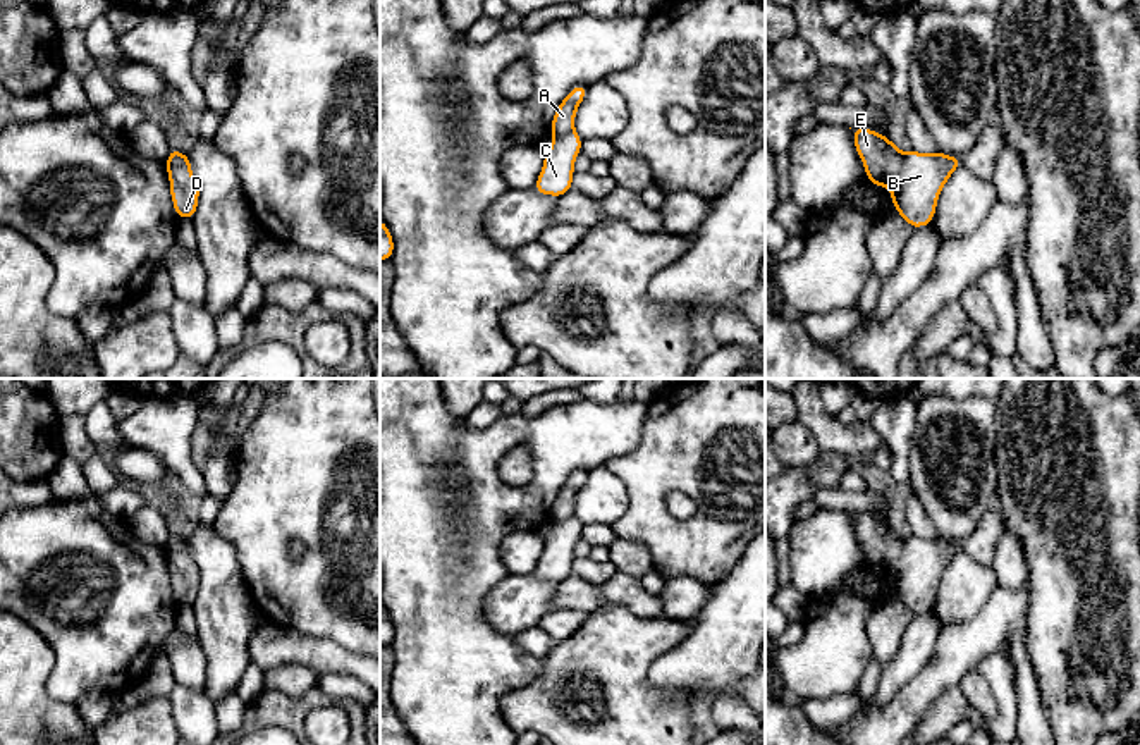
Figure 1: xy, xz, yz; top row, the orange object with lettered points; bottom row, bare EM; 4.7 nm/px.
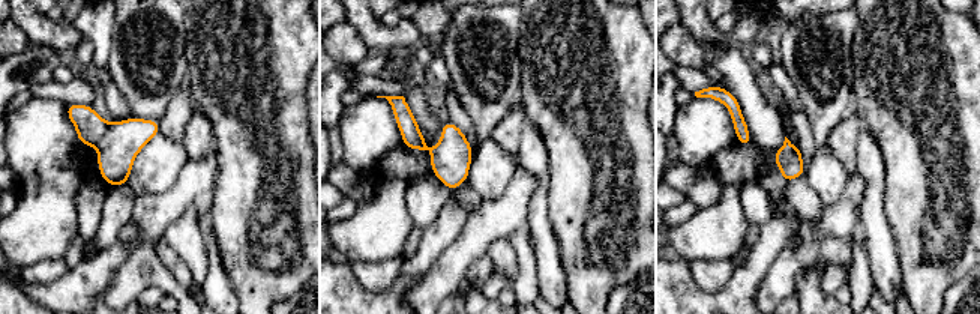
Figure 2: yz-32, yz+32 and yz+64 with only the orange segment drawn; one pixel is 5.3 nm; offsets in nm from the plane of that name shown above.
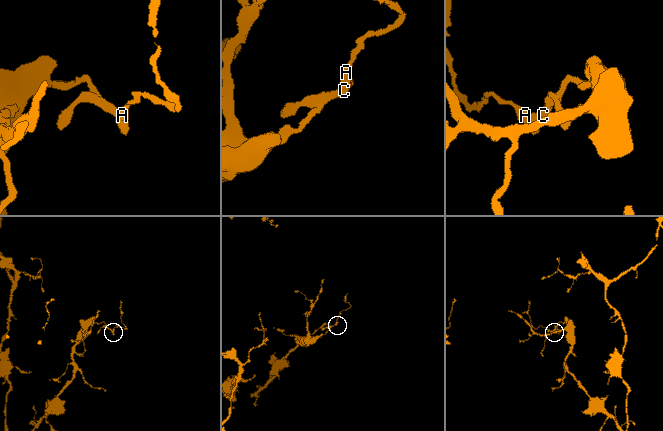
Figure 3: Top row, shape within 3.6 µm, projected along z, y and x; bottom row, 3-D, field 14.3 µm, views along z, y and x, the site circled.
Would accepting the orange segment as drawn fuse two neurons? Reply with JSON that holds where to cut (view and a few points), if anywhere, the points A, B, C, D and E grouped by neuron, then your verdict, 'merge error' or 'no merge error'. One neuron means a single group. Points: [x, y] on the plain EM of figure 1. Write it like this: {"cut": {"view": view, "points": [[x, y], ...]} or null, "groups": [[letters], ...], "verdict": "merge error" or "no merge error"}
{"cut": {"view": "yz", "points": [[905, 541], [903, 551], [889, 573]]}, "groups": [["A", "E"], ["B", "C", "D"]], "verdict": "merge error"}

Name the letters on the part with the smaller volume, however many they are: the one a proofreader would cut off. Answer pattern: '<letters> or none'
A, E

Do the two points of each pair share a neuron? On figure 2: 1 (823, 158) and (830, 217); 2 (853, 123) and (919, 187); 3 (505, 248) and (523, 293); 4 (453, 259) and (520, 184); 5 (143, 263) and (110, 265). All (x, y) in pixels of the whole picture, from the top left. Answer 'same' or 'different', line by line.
1: different
2: different
3: different
4: same
5: different

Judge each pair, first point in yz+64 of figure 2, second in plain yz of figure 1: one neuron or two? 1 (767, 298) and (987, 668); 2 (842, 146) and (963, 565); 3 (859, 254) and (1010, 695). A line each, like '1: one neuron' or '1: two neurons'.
1: two neurons
2: two neurons
3: one neuron

